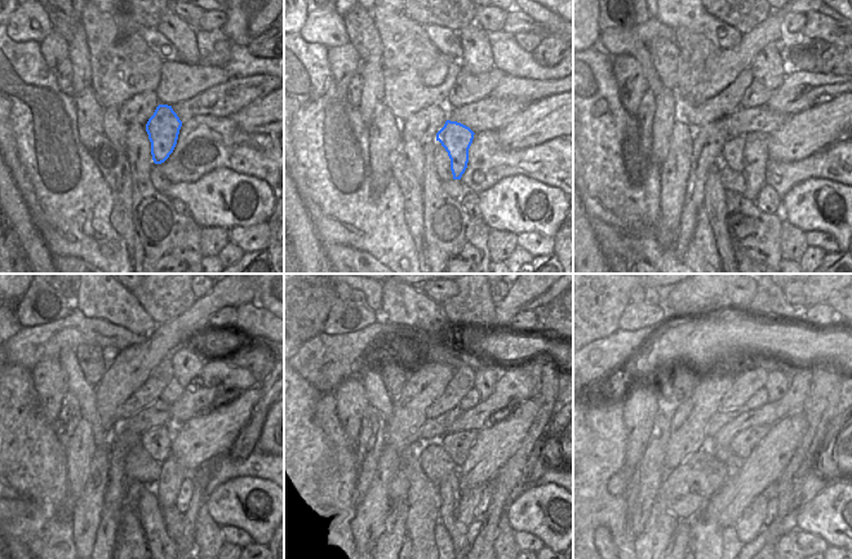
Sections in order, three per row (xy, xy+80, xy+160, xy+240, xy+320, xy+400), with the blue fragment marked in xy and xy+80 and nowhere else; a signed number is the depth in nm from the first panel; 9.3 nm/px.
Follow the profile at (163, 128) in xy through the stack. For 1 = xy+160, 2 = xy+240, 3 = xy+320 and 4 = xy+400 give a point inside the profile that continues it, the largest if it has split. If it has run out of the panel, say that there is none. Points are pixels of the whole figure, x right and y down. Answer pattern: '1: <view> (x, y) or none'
1: xy+160 (755, 155)
2: xy+240 (171, 478)
3: xy+320 (458, 500)
4: xy+400 (750, 523)

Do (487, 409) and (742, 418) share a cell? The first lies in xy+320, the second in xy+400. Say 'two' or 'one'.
one

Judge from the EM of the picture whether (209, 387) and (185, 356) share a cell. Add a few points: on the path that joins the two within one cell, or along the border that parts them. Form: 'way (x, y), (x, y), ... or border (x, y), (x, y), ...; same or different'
border (207, 360), (202, 373), (185, 387); different

